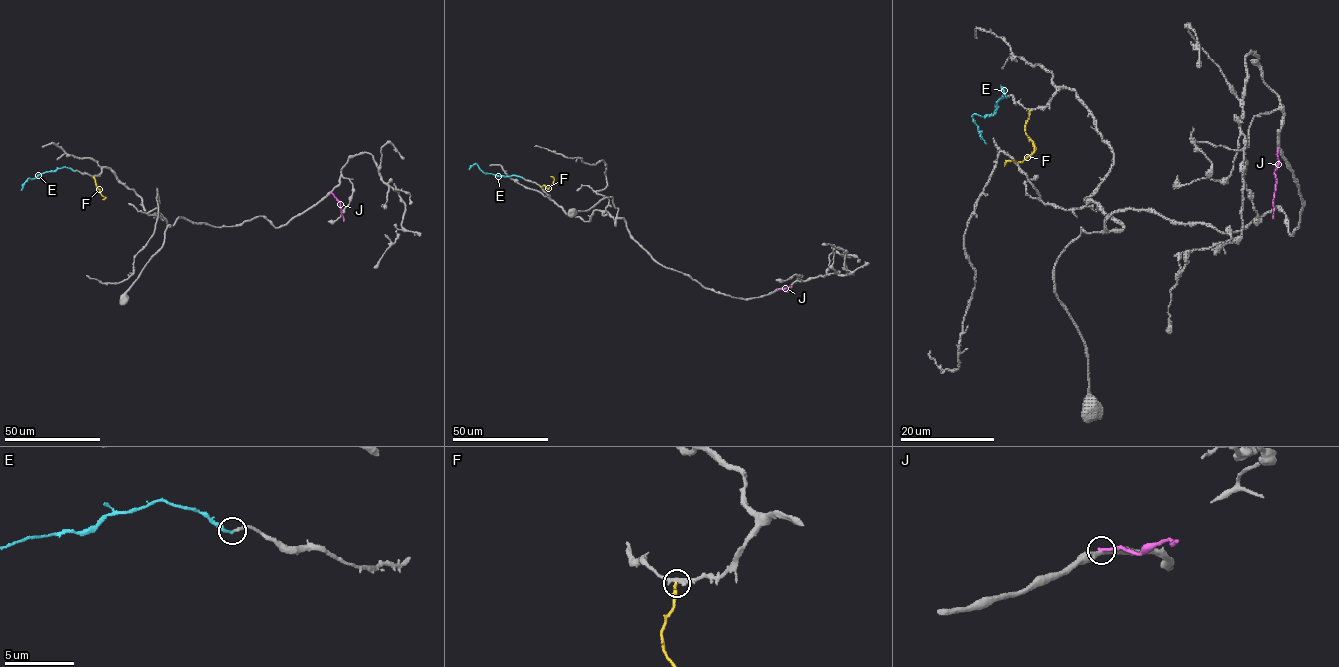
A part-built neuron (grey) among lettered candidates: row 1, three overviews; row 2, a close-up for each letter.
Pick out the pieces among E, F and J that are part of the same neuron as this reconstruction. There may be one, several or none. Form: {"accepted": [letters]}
{"accepted": ["E"]}

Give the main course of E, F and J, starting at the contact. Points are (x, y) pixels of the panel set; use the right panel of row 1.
E: (1008, 97), (1002, 86), (1003, 97), (997, 101), (996, 111), (983, 116), (972, 115), (979, 136), (986, 143)
F: (1030, 109), (1025, 133), (1033, 143), (1033, 150), (1022, 161), (1008, 161), (1004, 166)
J: (1278, 148), (1272, 218)

